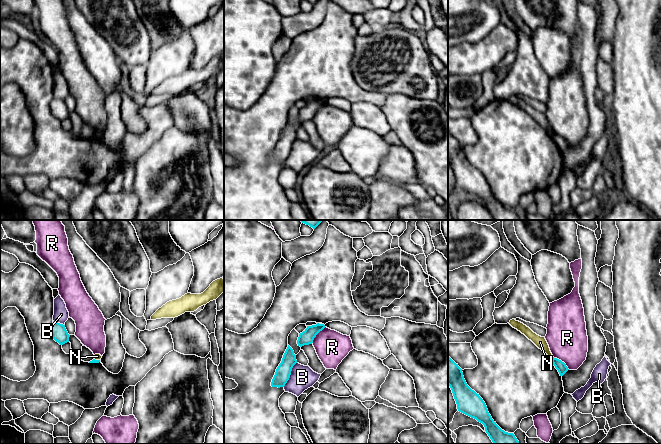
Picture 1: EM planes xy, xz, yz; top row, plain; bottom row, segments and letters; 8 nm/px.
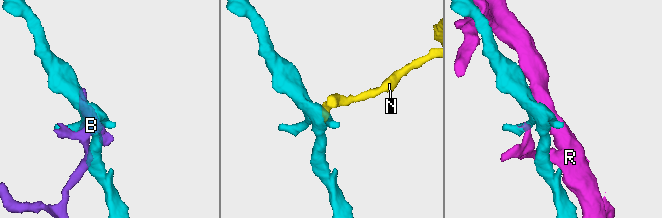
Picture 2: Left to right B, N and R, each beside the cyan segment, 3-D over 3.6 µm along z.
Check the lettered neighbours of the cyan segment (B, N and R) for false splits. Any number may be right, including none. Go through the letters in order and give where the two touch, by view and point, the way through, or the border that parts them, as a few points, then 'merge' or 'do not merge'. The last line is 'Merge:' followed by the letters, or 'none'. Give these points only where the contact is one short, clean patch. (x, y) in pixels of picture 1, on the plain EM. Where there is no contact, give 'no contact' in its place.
B: contact xz (290, 150); do not merge
N: contact yz (552, 135); border yz (553, 133), (551, 136); do not merge
R: contact yz (561, 137); do not merge
Merge: none

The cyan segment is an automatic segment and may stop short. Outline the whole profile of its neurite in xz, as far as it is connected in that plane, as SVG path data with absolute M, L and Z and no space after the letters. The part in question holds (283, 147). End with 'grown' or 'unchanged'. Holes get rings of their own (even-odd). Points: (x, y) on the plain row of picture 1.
M288 121L281 139L276 145L275 151L272 155L272 163L284 163L290 154L293 142L297 139L296 131L293 125Z; unchanged

